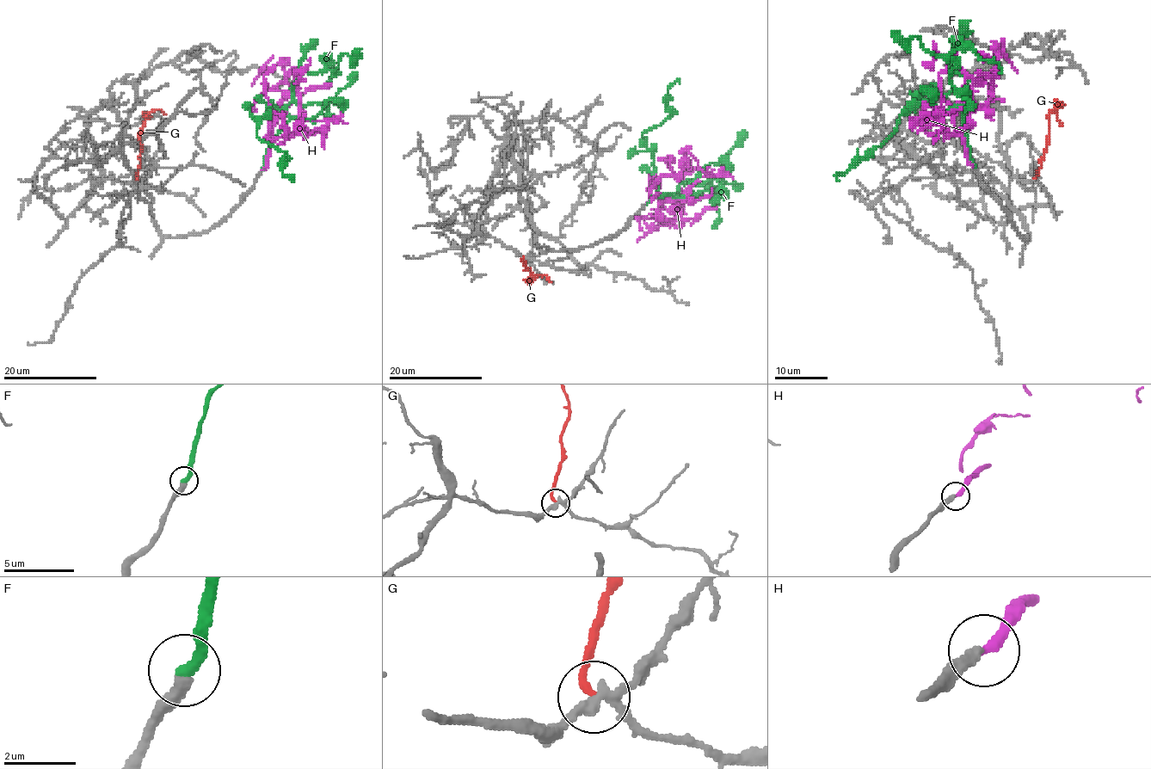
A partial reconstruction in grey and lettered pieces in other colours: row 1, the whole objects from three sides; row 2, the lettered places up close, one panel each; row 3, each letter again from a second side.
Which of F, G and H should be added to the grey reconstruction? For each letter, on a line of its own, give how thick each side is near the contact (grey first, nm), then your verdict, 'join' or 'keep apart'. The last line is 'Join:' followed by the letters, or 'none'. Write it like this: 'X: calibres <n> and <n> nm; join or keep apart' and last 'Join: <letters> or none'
F: calibres 360 and 320 nm; join
G: calibres 240 and 200 nm; keep apart
H: calibres 320 and 320 nm; keep apart
Join: F

